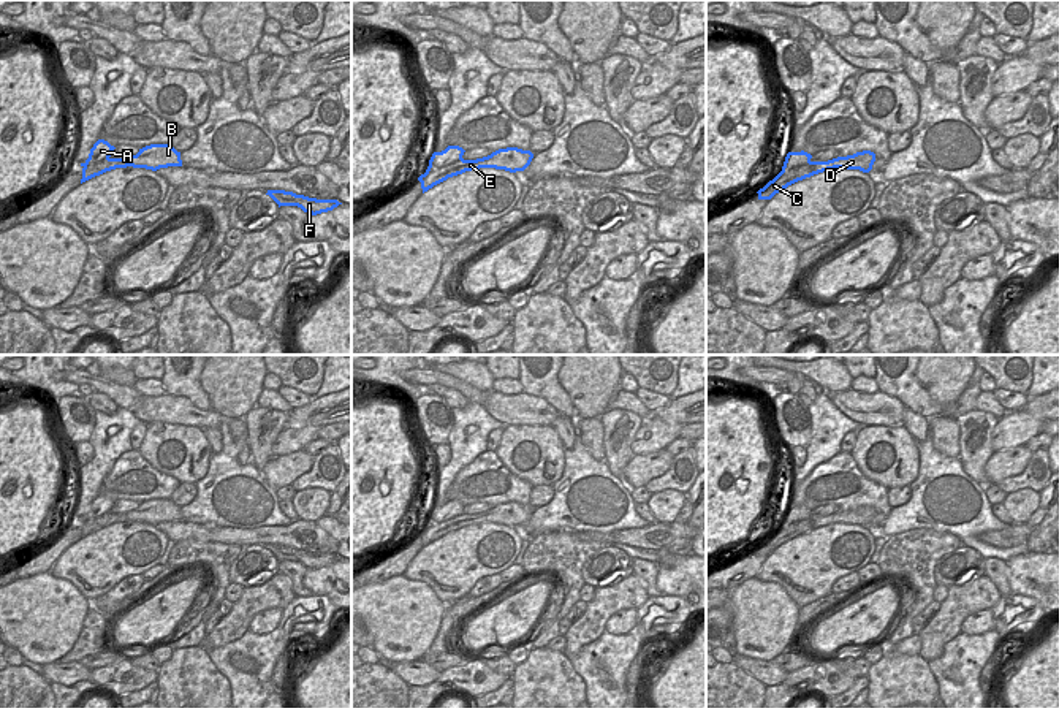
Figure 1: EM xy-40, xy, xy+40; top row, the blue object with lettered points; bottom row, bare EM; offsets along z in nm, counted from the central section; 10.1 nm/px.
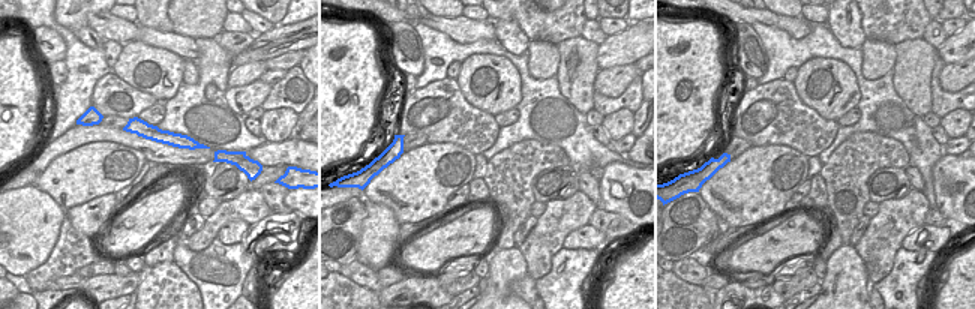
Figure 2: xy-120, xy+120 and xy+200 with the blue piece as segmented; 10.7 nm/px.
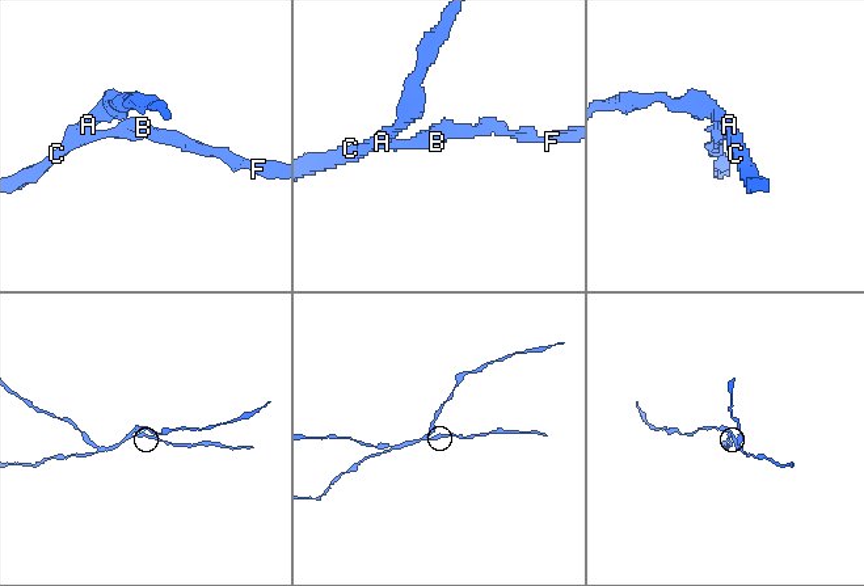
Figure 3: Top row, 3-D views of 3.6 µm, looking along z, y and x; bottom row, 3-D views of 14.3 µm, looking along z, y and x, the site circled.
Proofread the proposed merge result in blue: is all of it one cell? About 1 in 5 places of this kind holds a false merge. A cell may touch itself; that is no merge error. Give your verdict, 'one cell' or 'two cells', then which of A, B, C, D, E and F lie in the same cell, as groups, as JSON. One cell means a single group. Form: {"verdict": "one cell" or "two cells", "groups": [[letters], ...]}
{"verdict": "two cells", "groups": [["A"], ["B", "C", "D", "E", "F"]]}

